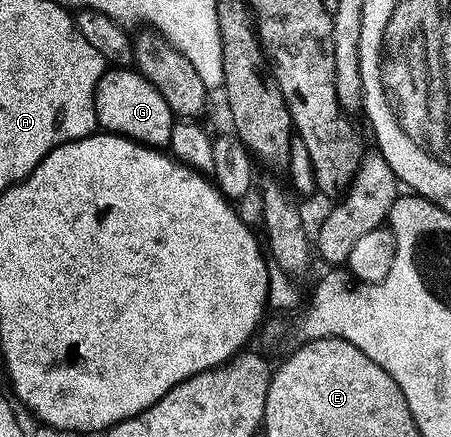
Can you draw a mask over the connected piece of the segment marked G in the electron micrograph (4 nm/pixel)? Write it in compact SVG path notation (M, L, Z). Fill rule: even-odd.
M109 67L96 87L96 123L105 133L125 136L149 146L167 145L174 117L166 98L154 90L154 86L141 72L131 67Z

